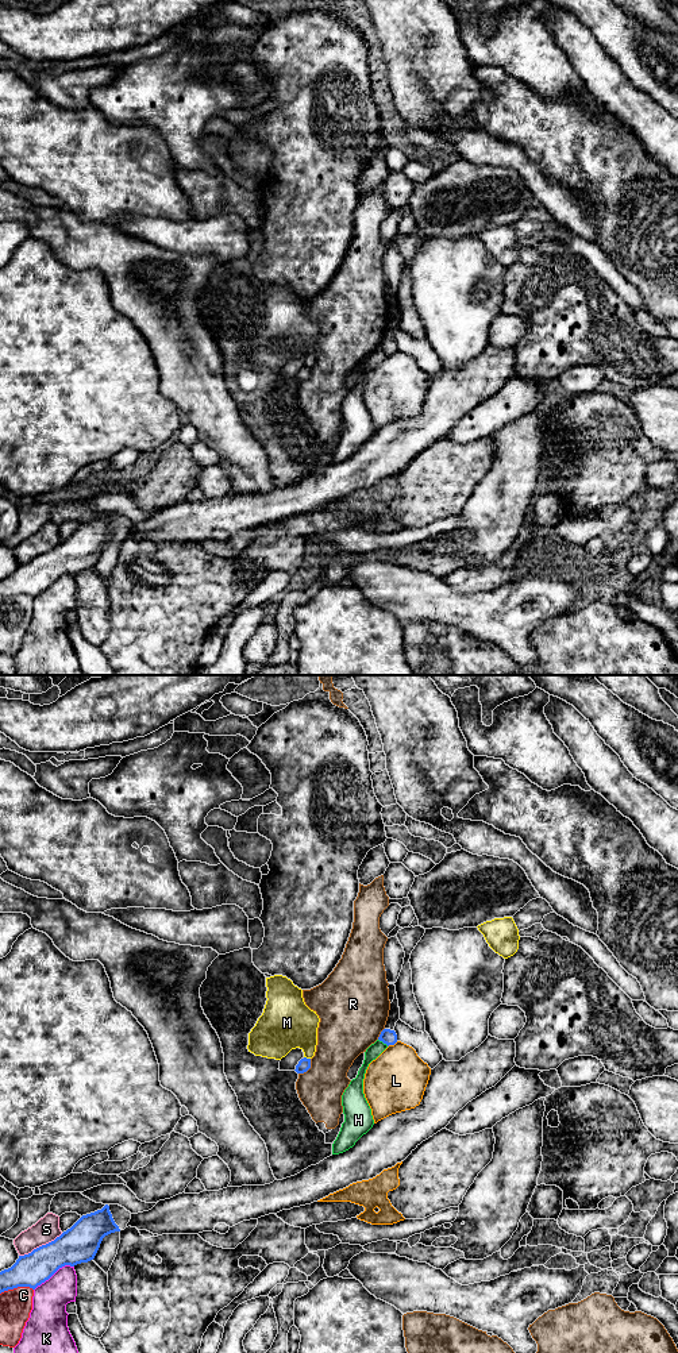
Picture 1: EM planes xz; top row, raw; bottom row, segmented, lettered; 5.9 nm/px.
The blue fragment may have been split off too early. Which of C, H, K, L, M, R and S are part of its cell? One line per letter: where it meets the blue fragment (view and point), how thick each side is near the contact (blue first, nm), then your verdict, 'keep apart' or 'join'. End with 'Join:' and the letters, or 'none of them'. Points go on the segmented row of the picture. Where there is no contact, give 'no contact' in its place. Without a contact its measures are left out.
C: contact xz (16, 1287); calibres 200 and 190 nm; keep apart
H: contact xz (384, 1043); calibres 90 and 80 nm; keep apart
K: contact xz (53, 1274); calibres 220 and 220 nm; keep apart
L: contact xz (392, 1044); calibres 90 and 360 nm; keep apart
M: contact xz (305, 1057); calibres 80 and 320 nm; keep apart
R: contact xz (308, 1068); calibres 80 and 280 nm; keep apart
S: contact xz (42, 1245); calibres 220 and 150 nm; keep apart
Join: none of them

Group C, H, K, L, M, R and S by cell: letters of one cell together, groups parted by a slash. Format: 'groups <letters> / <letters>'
groups C / H / K / L / M / R / S

